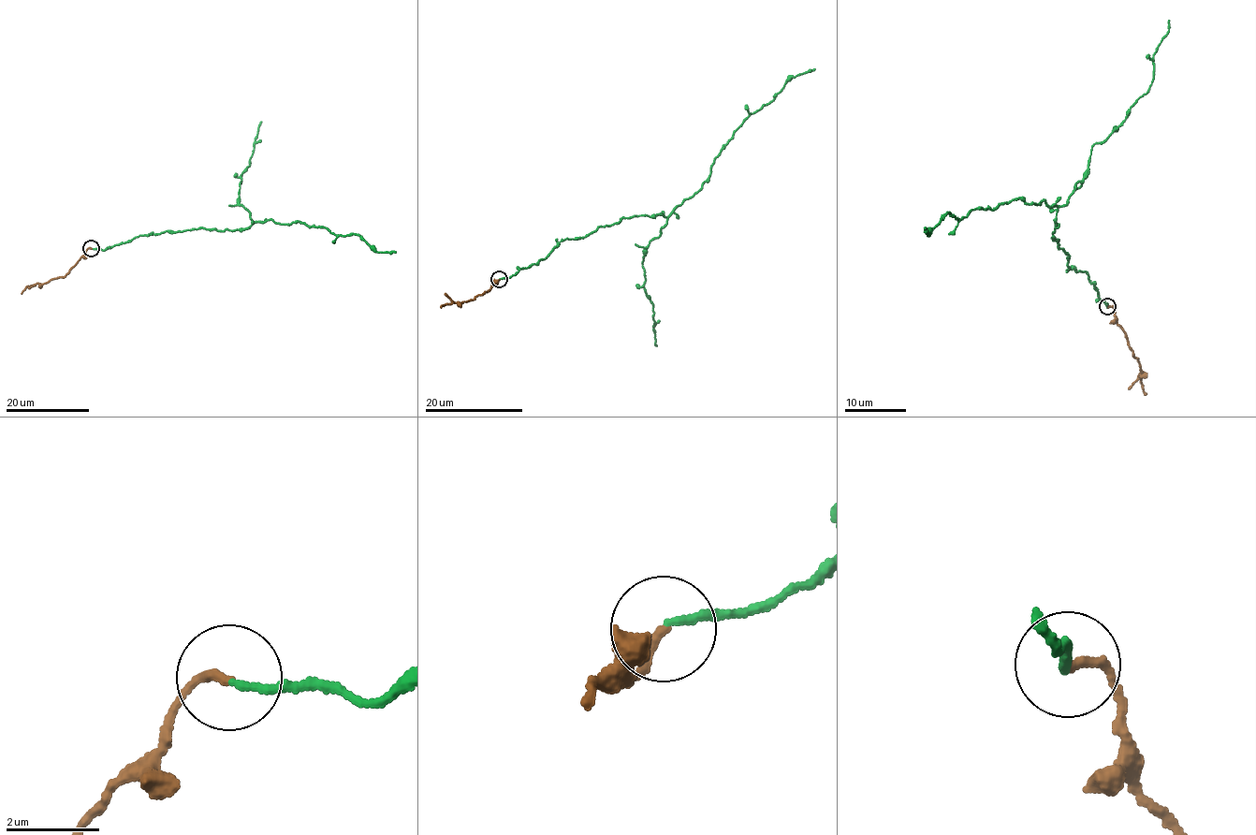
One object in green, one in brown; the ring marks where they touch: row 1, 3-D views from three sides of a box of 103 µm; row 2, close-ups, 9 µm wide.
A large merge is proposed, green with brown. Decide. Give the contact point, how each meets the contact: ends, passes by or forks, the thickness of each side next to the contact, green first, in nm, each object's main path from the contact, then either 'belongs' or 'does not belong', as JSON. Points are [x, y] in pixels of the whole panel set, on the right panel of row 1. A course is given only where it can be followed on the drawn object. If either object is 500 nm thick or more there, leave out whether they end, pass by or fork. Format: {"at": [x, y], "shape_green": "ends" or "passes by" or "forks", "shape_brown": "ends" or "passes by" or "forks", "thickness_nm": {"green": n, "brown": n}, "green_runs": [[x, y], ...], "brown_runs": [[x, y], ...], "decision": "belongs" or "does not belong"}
{"at": [1107, 306], "shape_green": "ends", "shape_brown": "ends", "thickness_nm": {"green": 150, "brown": 190}, "green_runs": [[1108, 308], [1067, 265], [1053, 239], [1056, 206], [1044, 200], [949, 212], [925, 228]], "brown_runs": [[1108, 306], [1114, 312], [1136, 358], [1142, 372], [1141, 383], [1146, 394]], "decision": "belongs"}

